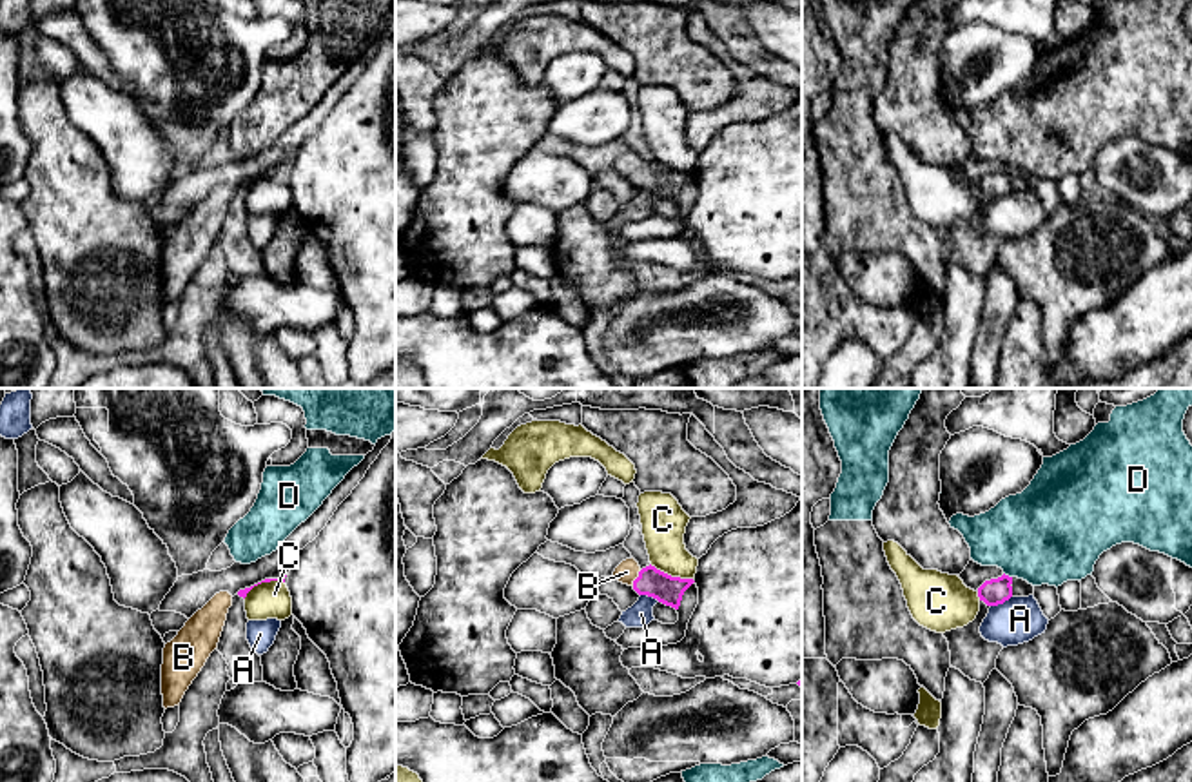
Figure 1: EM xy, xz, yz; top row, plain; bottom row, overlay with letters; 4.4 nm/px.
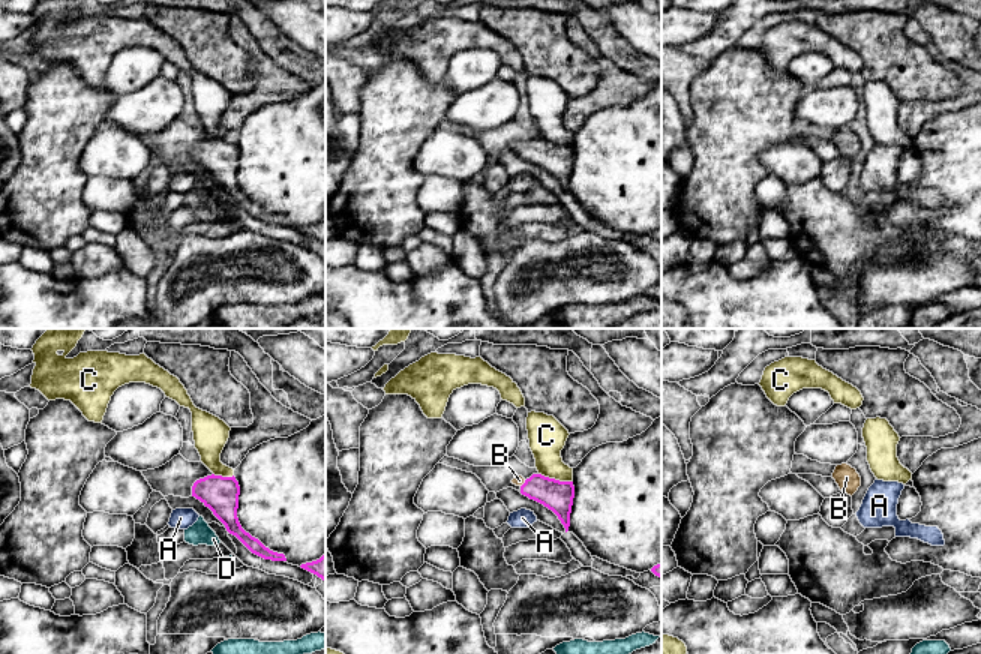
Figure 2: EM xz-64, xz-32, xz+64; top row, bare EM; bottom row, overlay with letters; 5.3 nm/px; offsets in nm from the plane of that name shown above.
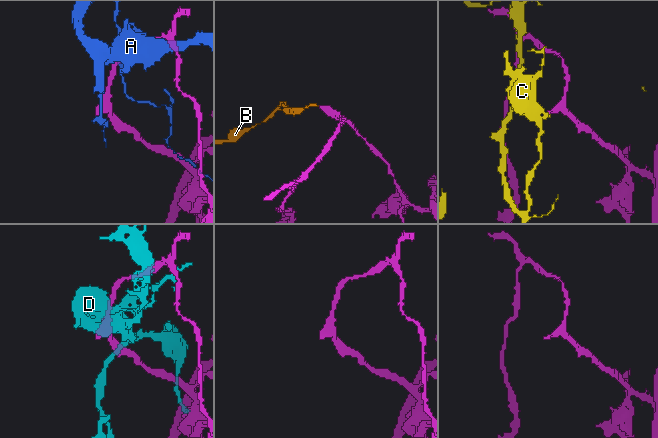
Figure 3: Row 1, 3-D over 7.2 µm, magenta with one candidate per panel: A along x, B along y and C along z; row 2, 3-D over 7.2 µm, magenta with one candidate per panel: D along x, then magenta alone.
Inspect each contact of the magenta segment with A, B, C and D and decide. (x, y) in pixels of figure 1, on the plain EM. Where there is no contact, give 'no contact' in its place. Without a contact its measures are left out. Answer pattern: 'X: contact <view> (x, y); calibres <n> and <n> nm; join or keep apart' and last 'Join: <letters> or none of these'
A: contact yz (1000, 196); calibres 120 and 200 nm; keep apart
B: contact xz (637, 171); calibres 130 and 100 nm; join
C: contact xz (670, 169); calibres 130 and 200 nm; keep apart
D: contact yz (1007, 169); calibres 120 and 440 nm; keep apart
Join: B

